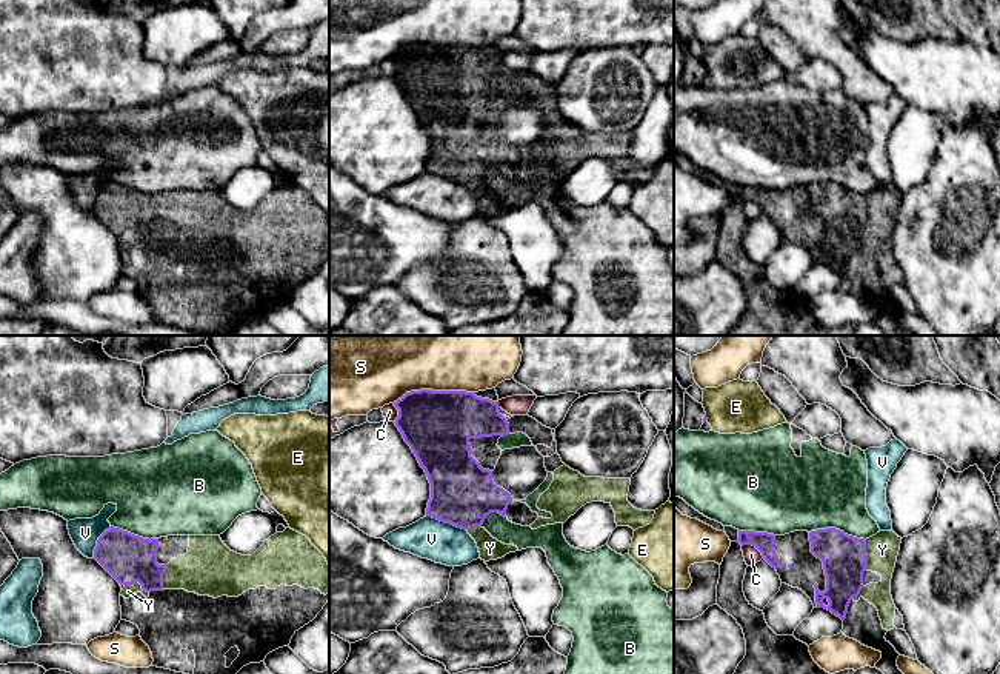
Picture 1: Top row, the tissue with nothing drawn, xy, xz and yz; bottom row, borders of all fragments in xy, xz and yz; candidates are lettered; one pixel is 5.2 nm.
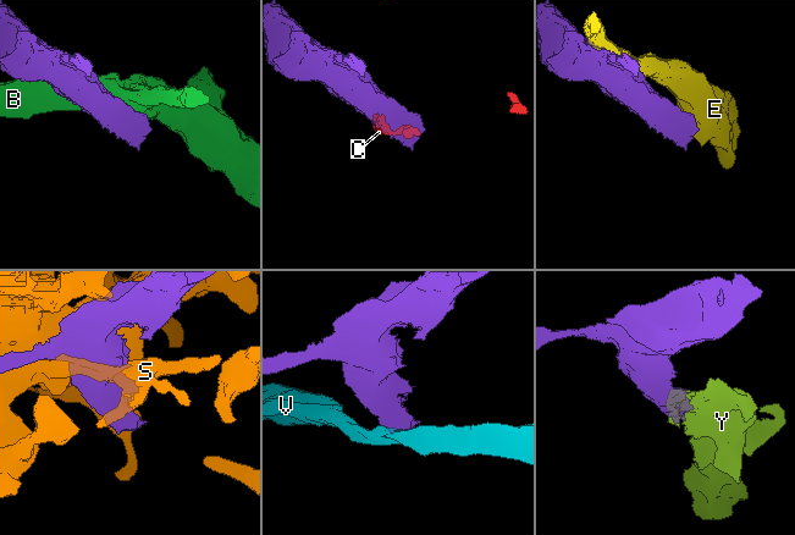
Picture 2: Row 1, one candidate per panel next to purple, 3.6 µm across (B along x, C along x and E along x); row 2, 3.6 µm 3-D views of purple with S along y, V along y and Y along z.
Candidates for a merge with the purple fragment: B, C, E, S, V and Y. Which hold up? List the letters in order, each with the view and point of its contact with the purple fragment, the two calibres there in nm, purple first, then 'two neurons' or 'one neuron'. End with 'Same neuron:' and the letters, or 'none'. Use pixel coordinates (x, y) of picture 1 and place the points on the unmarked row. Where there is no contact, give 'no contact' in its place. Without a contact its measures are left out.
B: contact yz (837, 185); calibres 240 and 400 nm; two neurons
C: contact yz (754, 200); calibres 100 and 90 nm; two neurons
E: contact yz (705, 73); calibres 20 and 280 nm; two neurons
S: contact xz (433, 46); calibres 360 and 280 nm; two neurons
V: contact xz (446, 177); calibres 340 and 220 nm; two neurons
Y: contact yz (866, 211); calibres 240 and 170 nm; one neuron
Same neuron: Y

